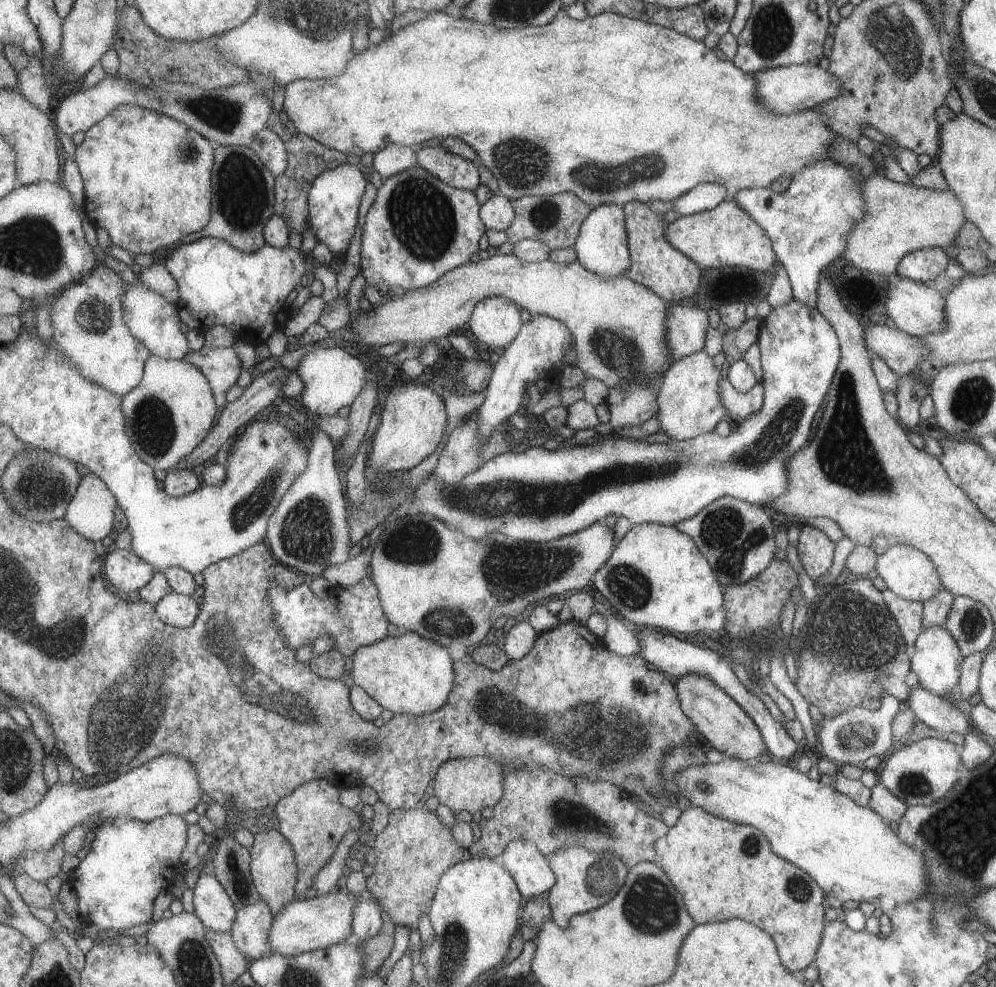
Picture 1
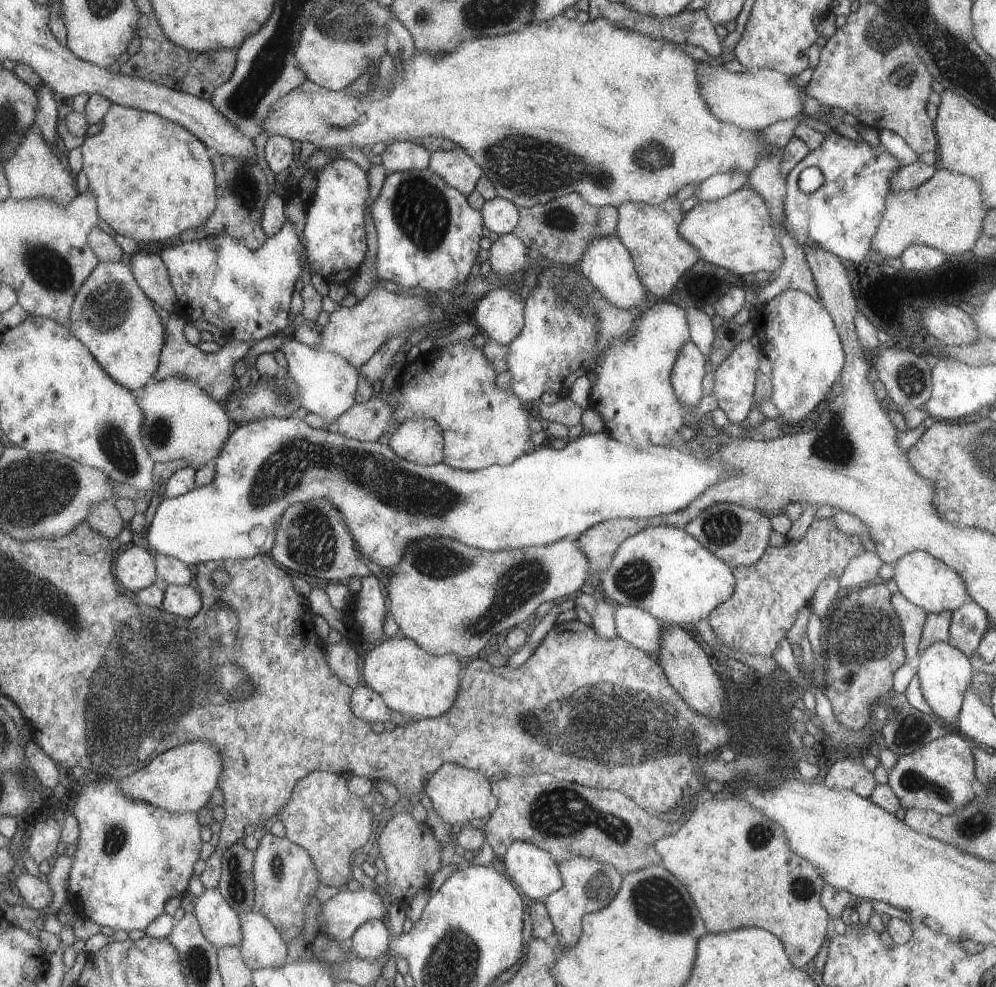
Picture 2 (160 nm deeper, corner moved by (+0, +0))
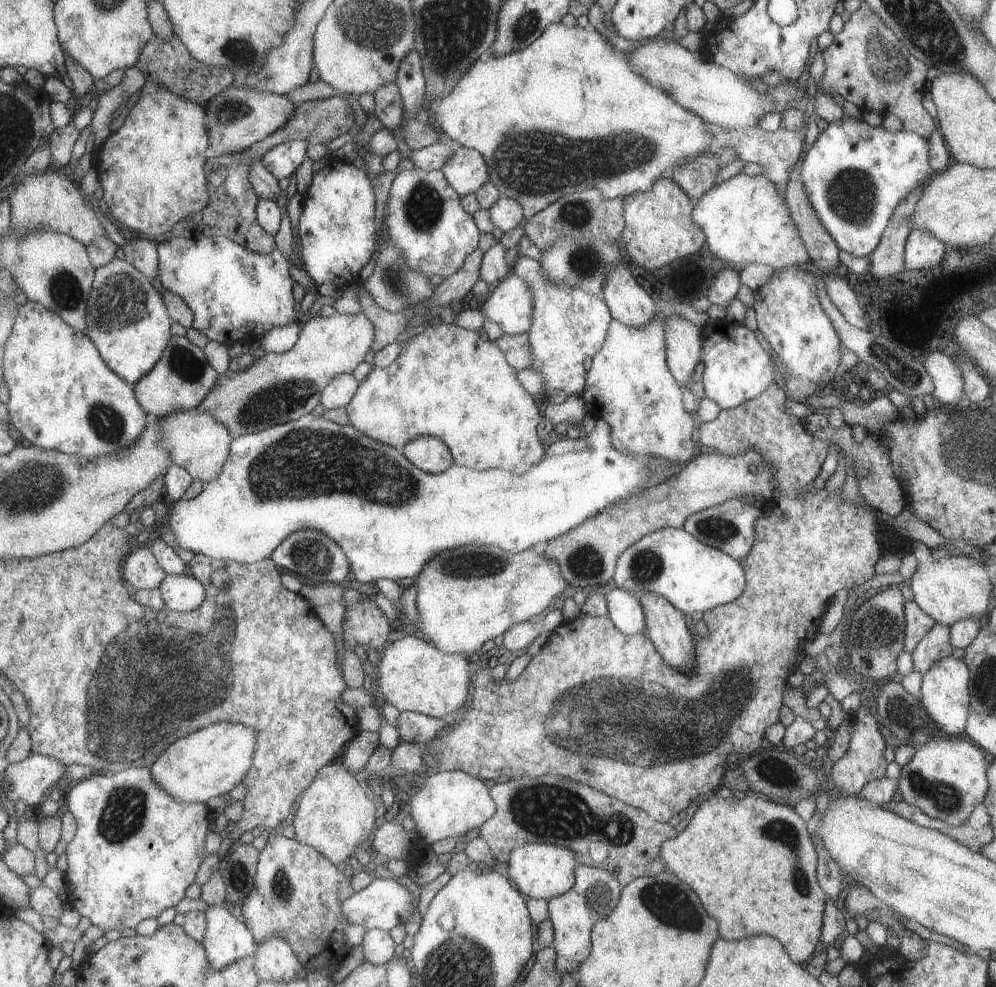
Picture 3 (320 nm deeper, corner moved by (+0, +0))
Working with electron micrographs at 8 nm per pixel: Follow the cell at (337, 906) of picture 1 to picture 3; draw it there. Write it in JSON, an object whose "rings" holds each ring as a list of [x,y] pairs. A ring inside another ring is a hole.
{"rings":[[[374,879],[366,888],[354,892],[342,902],[340,909],[345,918],[357,926],[367,927],[368,929],[381,929],[388,931],[390,928],[403,924],[411,916],[414,904],[413,897],[409,890],[393,879]]]}

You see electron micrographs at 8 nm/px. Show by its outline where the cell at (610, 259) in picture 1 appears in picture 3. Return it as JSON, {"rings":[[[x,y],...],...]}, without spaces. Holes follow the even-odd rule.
{"rings":[[[616,268],[608,273],[602,287],[602,301],[612,319],[629,327],[645,327],[655,314],[653,300],[628,269]]]}

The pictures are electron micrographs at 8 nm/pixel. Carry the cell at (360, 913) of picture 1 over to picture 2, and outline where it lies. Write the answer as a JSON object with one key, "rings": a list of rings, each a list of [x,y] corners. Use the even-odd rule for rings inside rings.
{"rings":[[[367,920],[350,939],[349,952],[356,958],[379,960],[388,952],[389,932],[381,920]]]}

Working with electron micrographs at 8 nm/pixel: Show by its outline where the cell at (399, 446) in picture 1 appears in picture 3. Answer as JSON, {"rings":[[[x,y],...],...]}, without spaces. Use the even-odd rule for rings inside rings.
{"rings":[[[416,437],[402,446],[402,452],[418,469],[429,474],[442,473],[453,465],[448,445],[435,437]]]}

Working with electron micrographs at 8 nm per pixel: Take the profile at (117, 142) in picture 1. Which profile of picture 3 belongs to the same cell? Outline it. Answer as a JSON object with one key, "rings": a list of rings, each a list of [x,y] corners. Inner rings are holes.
{"rings":[[[149,81],[141,90],[138,101],[129,111],[125,111],[118,119],[115,129],[108,136],[104,145],[101,147],[98,171],[104,188],[104,202],[109,208],[109,217],[112,218],[116,225],[125,225],[136,232],[141,232],[145,236],[163,236],[167,232],[171,232],[172,228],[183,219],[191,216],[193,213],[200,211],[208,202],[207,180],[204,173],[204,164],[208,157],[208,133],[204,120],[204,106],[198,105],[196,102],[184,99],[167,85],[161,84],[159,81]]]}

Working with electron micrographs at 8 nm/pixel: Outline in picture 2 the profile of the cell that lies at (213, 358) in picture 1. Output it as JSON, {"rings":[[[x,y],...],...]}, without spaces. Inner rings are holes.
{"rings":[[[172,315],[166,324],[168,338],[162,352],[160,368],[157,370],[154,380],[165,380],[169,376],[185,376],[189,380],[195,380],[199,388],[209,394],[217,404],[225,403],[226,398],[231,394],[232,382],[236,379],[233,375],[235,362],[242,359],[247,350],[253,346],[250,342],[239,342],[229,340],[222,347],[213,353],[203,353],[197,345],[187,342],[187,338],[181,333],[185,330],[185,320],[178,315]]]}

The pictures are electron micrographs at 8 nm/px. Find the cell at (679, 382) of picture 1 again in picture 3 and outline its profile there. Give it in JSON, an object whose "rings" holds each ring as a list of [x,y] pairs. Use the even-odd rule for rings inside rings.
{"rings":[[[671,314],[664,320],[664,341],[669,370],[682,387],[688,388],[691,386],[693,368],[700,360],[700,350],[703,343],[702,331],[689,319]]]}

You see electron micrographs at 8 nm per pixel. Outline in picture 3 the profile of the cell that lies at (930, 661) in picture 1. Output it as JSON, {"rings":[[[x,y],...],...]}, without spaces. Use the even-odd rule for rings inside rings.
{"rings":[[[951,655],[934,662],[929,670],[922,674],[919,702],[935,724],[949,735],[961,734],[966,726],[968,712],[971,708],[968,689],[970,679],[968,665],[963,660],[953,658]]]}

